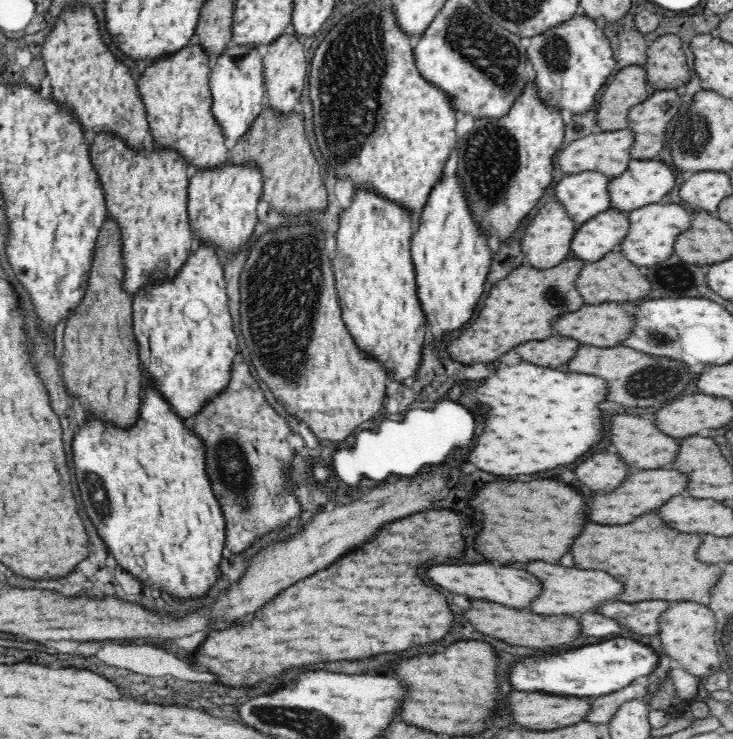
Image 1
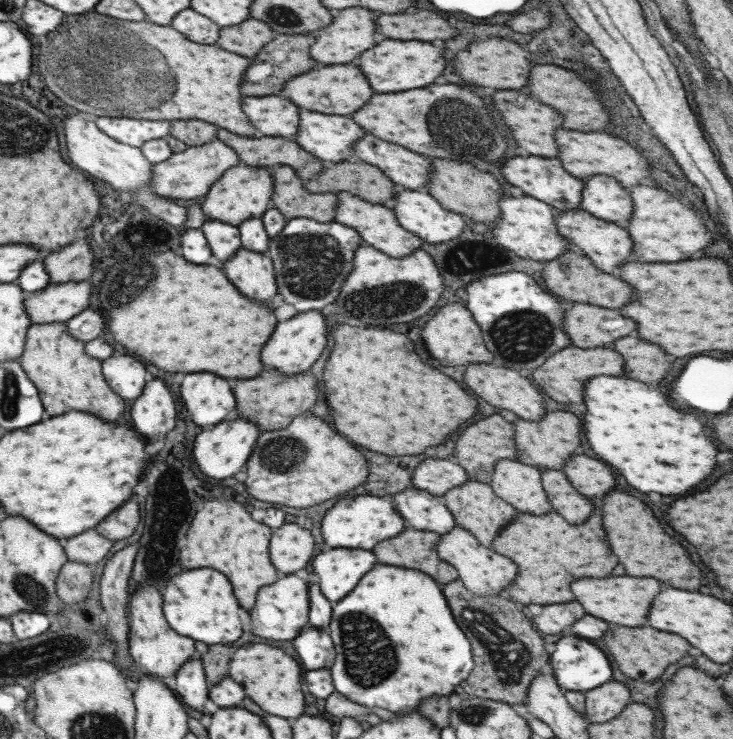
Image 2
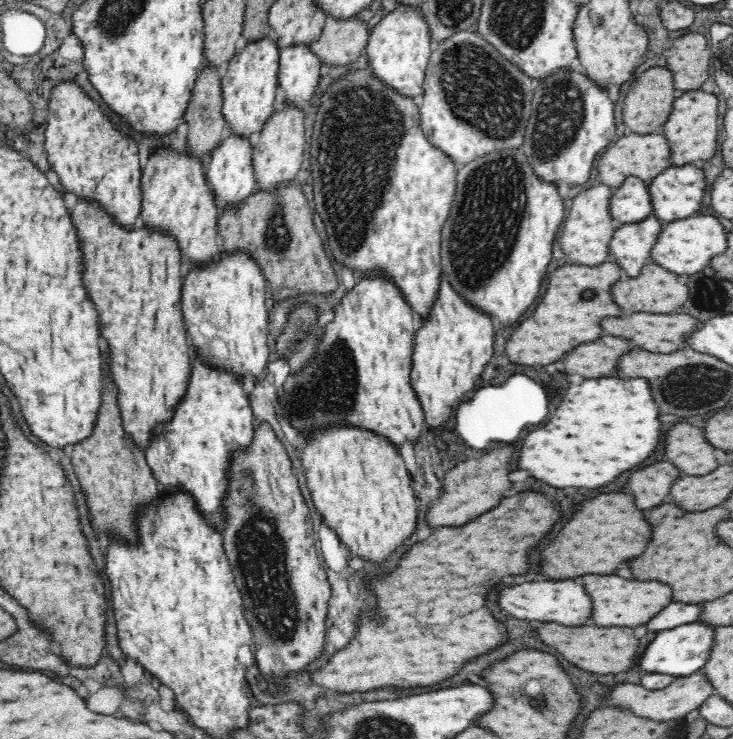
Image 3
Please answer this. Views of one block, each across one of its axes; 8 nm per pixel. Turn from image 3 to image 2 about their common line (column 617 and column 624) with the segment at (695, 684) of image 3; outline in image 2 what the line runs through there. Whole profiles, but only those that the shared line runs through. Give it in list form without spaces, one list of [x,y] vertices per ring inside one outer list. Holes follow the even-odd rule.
[[[606,682],[585,691],[584,717],[591,723],[604,723],[615,718],[629,702],[629,692],[619,682]]]

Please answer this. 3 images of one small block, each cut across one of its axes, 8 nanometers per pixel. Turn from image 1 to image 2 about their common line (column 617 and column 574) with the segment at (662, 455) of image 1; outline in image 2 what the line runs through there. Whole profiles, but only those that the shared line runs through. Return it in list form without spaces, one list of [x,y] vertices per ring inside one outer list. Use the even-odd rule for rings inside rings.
[[[549,412],[543,415],[541,420],[531,422],[517,417],[513,426],[517,461],[540,470],[557,470],[563,464],[563,460],[579,446],[579,420],[569,412]]]

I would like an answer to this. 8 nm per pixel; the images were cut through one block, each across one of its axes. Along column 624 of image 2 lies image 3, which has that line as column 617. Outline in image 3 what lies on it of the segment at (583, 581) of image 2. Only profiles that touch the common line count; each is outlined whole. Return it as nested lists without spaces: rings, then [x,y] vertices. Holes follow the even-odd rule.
[[[582,576],[580,582],[588,590],[594,602],[592,620],[598,626],[644,626],[656,612],[666,608],[672,602],[672,588],[668,584],[660,582],[636,582],[636,580],[624,580],[620,576]]]

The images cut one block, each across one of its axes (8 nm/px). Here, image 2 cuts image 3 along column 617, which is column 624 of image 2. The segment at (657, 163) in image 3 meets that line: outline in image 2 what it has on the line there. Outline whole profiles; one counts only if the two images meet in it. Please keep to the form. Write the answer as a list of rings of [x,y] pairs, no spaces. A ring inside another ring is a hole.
[[[555,130],[555,144],[557,144],[557,160],[561,168],[582,179],[591,175],[605,175],[615,179],[624,189],[647,182],[651,175],[646,159],[632,145],[619,136],[612,136],[603,131],[573,131]]]

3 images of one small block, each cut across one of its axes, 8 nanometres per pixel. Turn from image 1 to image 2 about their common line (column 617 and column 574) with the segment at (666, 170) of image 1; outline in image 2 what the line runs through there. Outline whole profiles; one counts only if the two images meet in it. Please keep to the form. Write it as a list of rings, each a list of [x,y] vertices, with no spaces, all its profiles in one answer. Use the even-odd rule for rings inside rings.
[[[521,153],[521,156],[503,161],[503,164],[500,164],[500,174],[500,180],[504,185],[517,186],[517,188],[521,188],[521,192],[525,196],[549,204],[555,210],[566,211],[580,208],[579,201],[581,201],[583,182],[565,172],[557,157],[537,158],[537,156],[525,156],[524,153]]]

